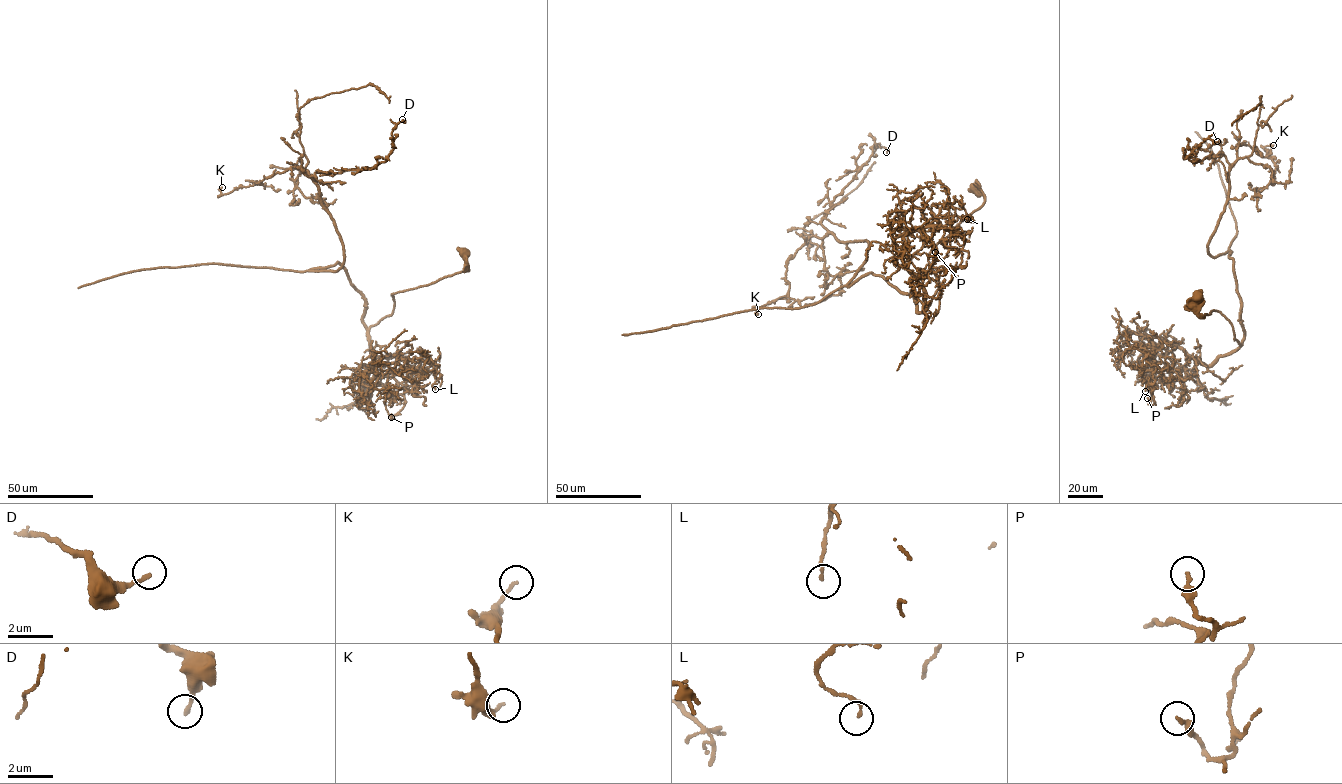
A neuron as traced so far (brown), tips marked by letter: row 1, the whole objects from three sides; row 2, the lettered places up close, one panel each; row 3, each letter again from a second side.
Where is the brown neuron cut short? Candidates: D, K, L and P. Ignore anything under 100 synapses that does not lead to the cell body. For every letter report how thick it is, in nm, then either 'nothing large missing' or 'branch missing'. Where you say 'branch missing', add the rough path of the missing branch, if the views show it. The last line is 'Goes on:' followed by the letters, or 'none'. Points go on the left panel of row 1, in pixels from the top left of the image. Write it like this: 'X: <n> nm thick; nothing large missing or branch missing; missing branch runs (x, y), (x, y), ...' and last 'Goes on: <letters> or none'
D: 180 nm thick; nothing large missing
K: 110 nm thick; nothing large missing
L: 120 nm thick; nothing large missing
P: 260 nm thick; nothing large missing
Goes on: none

